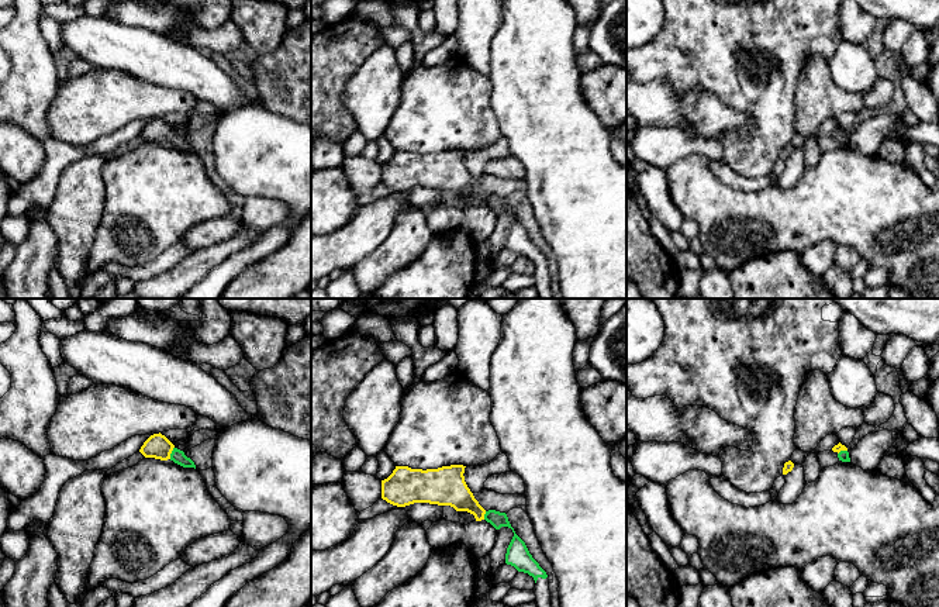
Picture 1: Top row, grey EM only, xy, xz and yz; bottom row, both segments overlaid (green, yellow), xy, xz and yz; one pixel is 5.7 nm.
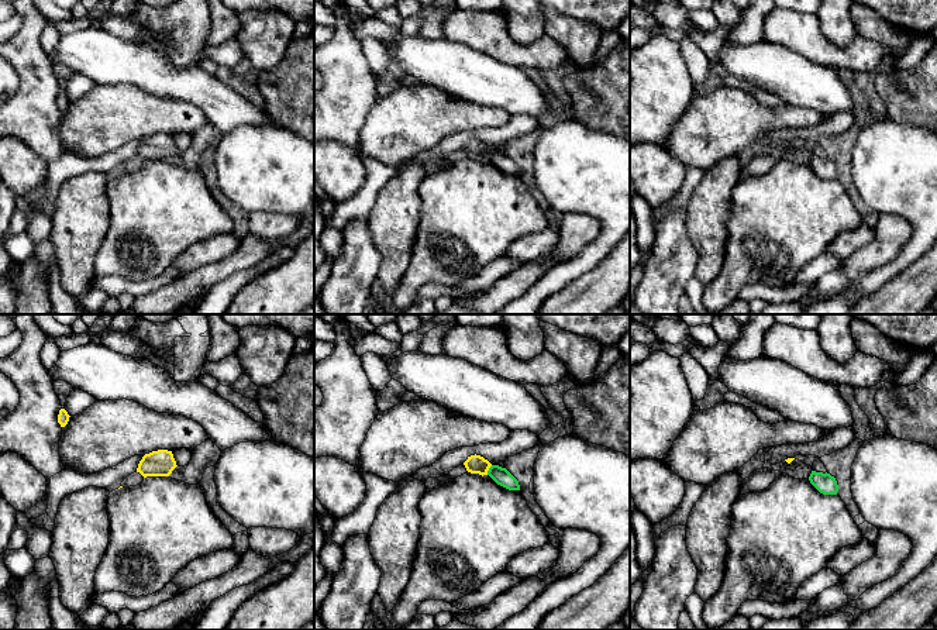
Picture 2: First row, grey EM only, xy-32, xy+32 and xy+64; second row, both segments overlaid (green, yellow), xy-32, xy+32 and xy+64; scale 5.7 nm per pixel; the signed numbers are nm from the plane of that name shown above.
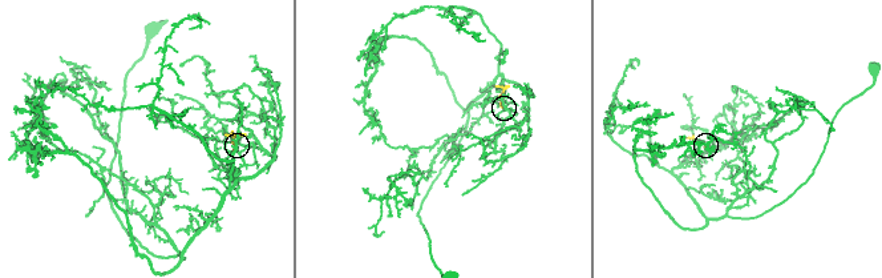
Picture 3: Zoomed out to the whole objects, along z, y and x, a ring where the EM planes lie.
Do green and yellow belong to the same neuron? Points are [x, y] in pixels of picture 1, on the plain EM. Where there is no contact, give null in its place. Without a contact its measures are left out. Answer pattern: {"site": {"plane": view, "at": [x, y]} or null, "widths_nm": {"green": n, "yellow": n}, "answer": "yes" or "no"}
{"site": {"plane": "xy", "at": [172, 137]}, "widths_nm": {"green": 80, "yellow": 140}, "answer": "yes"}

